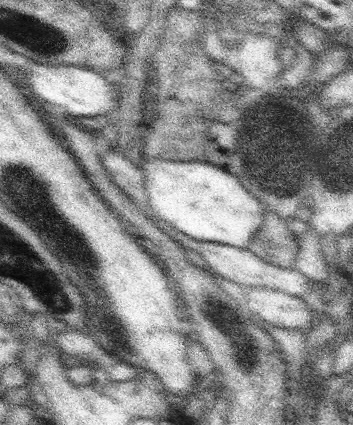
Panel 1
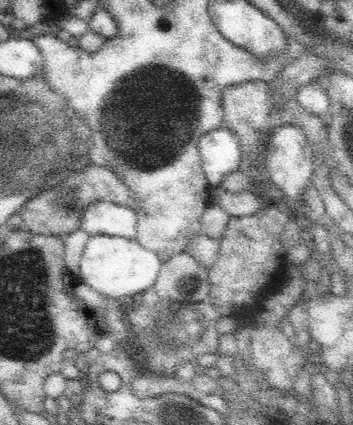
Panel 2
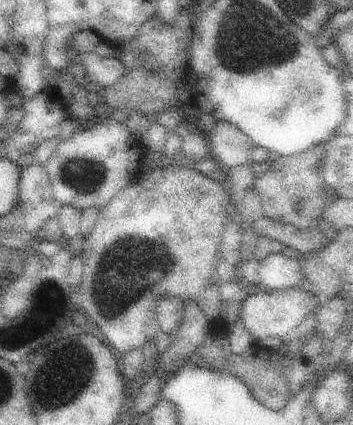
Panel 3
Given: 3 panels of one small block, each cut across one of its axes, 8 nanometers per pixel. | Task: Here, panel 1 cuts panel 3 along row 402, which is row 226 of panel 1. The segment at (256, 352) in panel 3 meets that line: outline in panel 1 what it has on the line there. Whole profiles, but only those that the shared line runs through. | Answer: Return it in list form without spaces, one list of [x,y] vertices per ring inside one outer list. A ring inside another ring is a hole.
[[[259,202],[259,208],[263,212],[263,224],[249,242],[249,252],[271,266],[295,270],[295,258],[299,252],[297,236],[287,228],[287,220],[271,212],[263,202]]]

